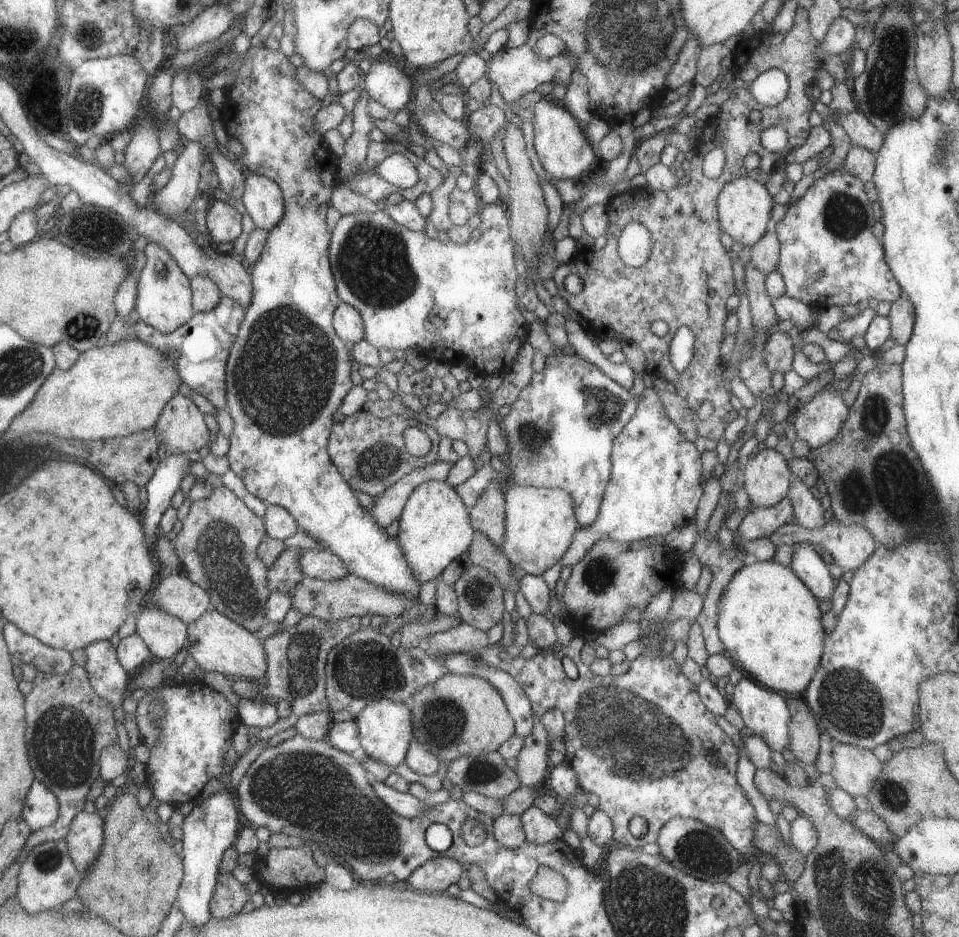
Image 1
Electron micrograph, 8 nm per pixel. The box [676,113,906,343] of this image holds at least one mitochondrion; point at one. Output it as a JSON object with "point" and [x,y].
{"point":[844,216]}

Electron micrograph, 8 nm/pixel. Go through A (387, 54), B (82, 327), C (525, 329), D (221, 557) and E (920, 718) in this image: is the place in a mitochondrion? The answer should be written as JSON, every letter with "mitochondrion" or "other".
{"A":"other","B":"mitochondrion","C":"other","D":"mitochondrion","E":"other"}

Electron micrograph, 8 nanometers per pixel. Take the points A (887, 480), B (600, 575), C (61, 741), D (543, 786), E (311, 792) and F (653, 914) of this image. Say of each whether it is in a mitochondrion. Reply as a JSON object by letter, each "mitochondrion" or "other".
{"A":"mitochondrion","B":"mitochondrion","C":"mitochondrion","D":"other","E":"mitochondrion","F":"mitochondrion"}

